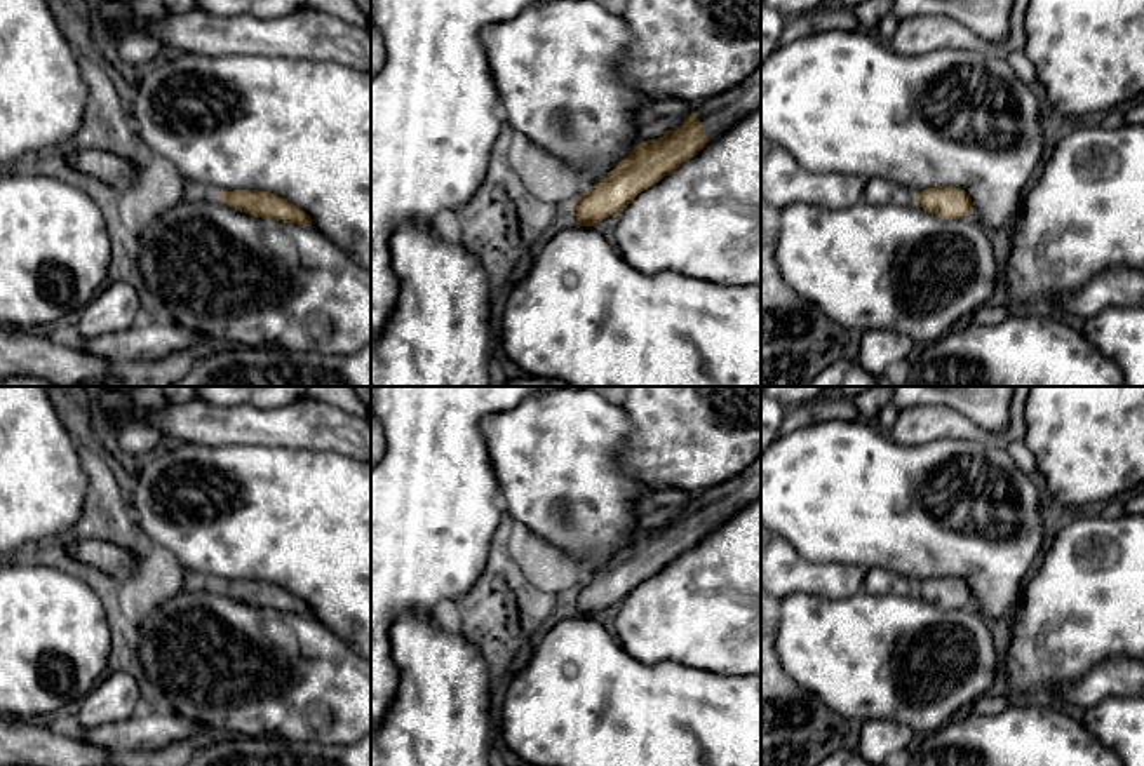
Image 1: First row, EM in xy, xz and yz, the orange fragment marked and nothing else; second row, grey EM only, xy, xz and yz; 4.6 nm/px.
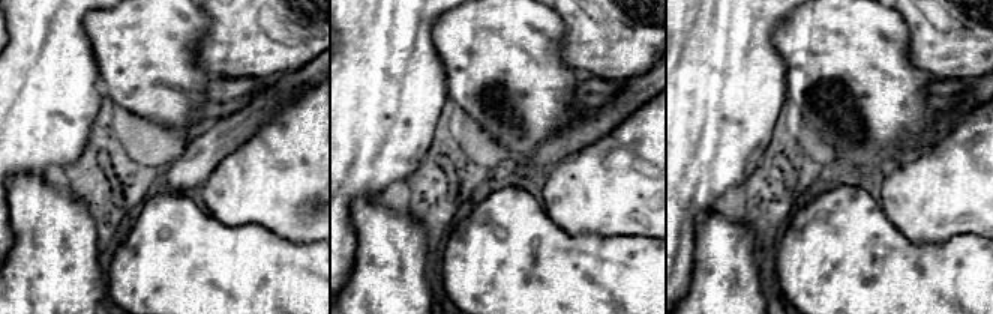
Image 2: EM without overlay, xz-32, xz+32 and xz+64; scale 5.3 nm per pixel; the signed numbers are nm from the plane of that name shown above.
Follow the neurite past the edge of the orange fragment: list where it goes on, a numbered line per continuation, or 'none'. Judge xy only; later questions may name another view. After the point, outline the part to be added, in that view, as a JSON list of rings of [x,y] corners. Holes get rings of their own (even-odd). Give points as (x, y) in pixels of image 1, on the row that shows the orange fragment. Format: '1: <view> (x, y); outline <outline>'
none

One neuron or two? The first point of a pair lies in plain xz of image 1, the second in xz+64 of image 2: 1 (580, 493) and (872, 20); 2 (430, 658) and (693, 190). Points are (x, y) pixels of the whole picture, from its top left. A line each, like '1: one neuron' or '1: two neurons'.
1: one neuron
2: two neurons

